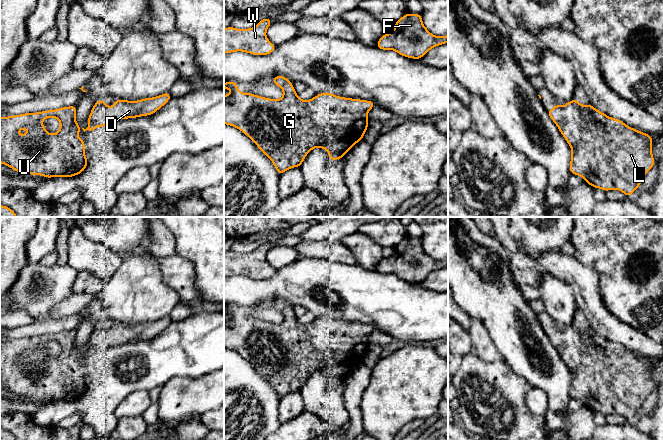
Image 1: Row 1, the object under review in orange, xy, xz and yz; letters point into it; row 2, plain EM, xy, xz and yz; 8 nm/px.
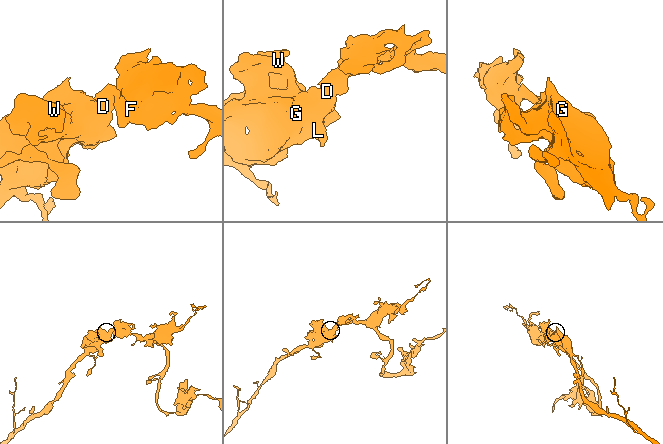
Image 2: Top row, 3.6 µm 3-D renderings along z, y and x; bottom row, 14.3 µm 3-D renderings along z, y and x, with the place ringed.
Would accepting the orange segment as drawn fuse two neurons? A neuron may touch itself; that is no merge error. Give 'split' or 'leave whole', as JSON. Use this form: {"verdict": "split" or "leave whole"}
{"verdict": "leave whole"}

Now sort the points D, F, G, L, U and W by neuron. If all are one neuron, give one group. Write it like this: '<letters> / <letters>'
D F G L U W

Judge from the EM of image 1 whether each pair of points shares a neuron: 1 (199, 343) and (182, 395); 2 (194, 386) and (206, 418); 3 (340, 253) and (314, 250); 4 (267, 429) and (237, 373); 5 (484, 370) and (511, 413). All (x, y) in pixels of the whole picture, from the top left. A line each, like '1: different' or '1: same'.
1: different
2: different
3: same
4: same
5: same

